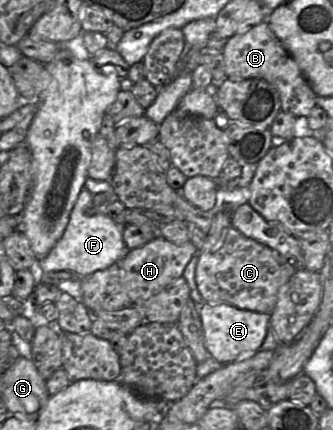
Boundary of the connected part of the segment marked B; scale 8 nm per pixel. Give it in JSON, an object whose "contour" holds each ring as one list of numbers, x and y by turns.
{"contour":[[267,19,227,40,222,54,225,73,231,80,263,79,273,85,280,97,281,110,295,117,308,117,317,105,316,94,291,55,270,29]]}

